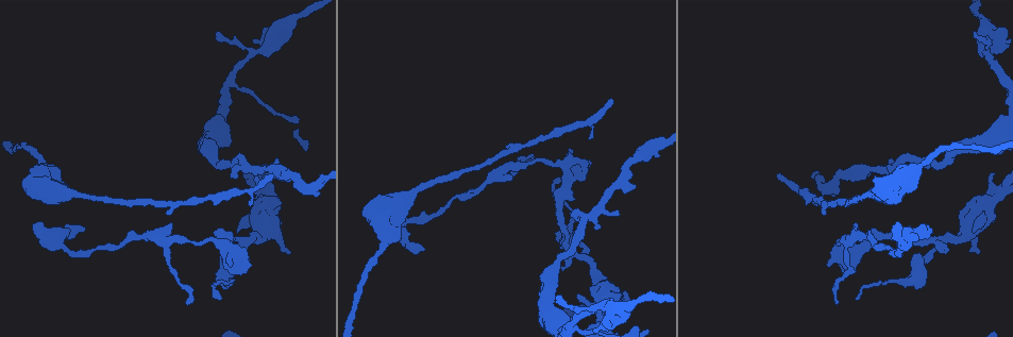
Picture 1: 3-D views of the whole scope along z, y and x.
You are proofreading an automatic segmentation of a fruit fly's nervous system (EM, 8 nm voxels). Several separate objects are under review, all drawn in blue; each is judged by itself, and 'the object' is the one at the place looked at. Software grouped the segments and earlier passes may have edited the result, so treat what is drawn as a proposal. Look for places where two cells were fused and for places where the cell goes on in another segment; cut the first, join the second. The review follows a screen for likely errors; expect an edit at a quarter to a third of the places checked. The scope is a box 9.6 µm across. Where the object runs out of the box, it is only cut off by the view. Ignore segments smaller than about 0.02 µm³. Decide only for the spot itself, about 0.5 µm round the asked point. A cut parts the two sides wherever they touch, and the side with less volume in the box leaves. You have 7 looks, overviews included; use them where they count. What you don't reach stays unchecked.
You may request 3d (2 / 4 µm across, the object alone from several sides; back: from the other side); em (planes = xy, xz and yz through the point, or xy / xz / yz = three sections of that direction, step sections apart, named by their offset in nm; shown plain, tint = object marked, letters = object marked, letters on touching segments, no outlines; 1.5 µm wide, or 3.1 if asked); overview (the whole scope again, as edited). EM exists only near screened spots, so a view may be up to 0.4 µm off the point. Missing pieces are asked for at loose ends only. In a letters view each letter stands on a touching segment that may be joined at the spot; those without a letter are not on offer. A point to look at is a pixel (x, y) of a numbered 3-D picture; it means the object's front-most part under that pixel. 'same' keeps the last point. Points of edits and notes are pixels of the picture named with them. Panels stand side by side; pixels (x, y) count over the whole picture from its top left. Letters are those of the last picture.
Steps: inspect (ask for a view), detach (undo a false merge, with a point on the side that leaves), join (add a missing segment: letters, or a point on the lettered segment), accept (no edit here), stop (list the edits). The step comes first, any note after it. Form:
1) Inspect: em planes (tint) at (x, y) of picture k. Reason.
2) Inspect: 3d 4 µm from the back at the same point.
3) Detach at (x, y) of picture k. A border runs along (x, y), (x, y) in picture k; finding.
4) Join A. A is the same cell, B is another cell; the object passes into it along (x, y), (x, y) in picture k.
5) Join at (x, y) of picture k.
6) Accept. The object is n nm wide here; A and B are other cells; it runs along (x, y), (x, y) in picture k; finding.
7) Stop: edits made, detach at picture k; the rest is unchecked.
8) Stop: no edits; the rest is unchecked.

Inspect: 3d 4 µm from the back at (888, 159) of picture 1. Branch stops here.

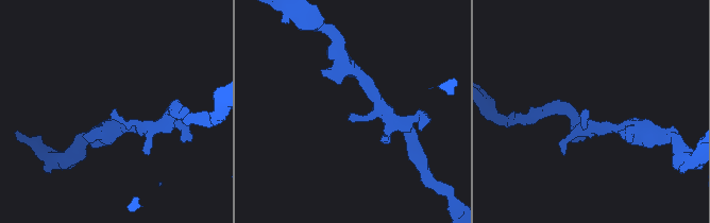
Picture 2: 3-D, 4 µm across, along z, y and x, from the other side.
Inspect: em yz step 4 (tint) at (587, 110) of picture 2.

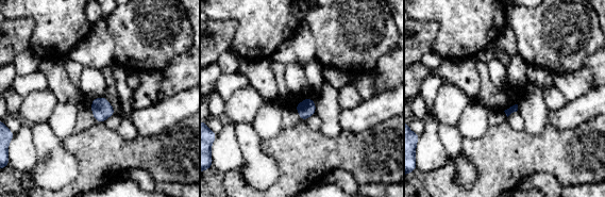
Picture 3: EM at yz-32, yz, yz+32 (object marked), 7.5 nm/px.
Inspect: em planes (letters) at the same point.

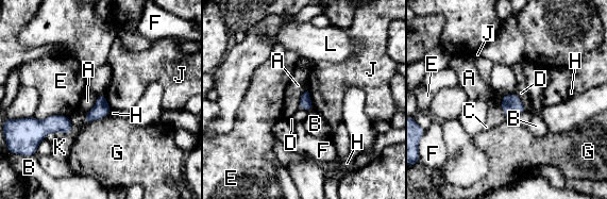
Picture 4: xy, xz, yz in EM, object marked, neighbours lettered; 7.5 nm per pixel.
Accept. A, B, C, D, E, F, G, H, J, K and L are other cells; a border runs along (513, 92), (503, 96) in picture 4; none of them fits.

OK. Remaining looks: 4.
Inspect: 3d 4 µm at (510, 178) of picture 1. Free end.

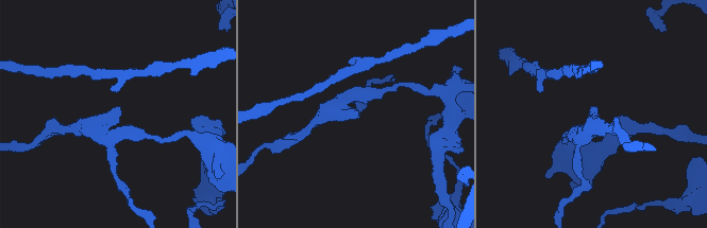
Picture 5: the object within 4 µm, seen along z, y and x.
Inspect: em planes (letters) at (592, 107) of picture 5.

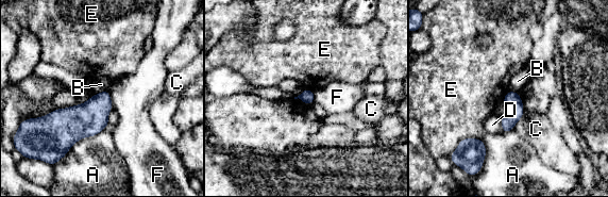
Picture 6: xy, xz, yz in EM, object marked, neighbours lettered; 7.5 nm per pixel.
Accept. A, B, C, D, E and F are other cells; a border runs along (107, 89), (94, 95) in picture 6; none of them fits.

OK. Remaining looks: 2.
Inspect: 3d 2 µm from the back at (269, 178) of picture 1.

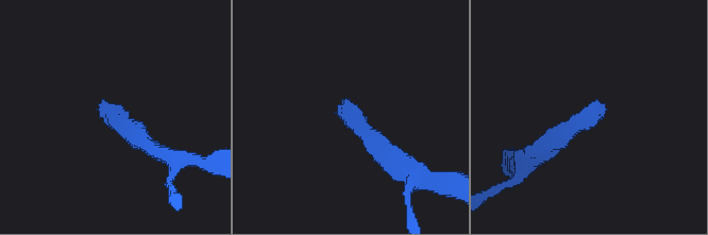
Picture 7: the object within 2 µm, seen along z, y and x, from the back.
Inspect: em planes (letters) at (604, 112) of picture 7.

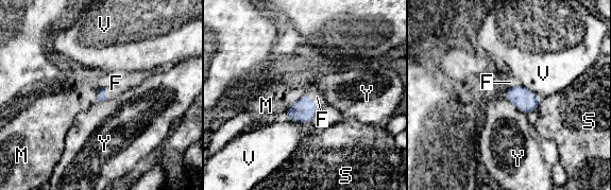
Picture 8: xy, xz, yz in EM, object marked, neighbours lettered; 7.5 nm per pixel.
Join F. F is the same cell, M, S, V and Y are other cells; the object passes into it along (526, 101), (510, 88), (510, 82) in picture 8; the cell continues.

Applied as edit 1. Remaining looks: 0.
Stop: edits made, join at picture 8; the rest is unchecked.

